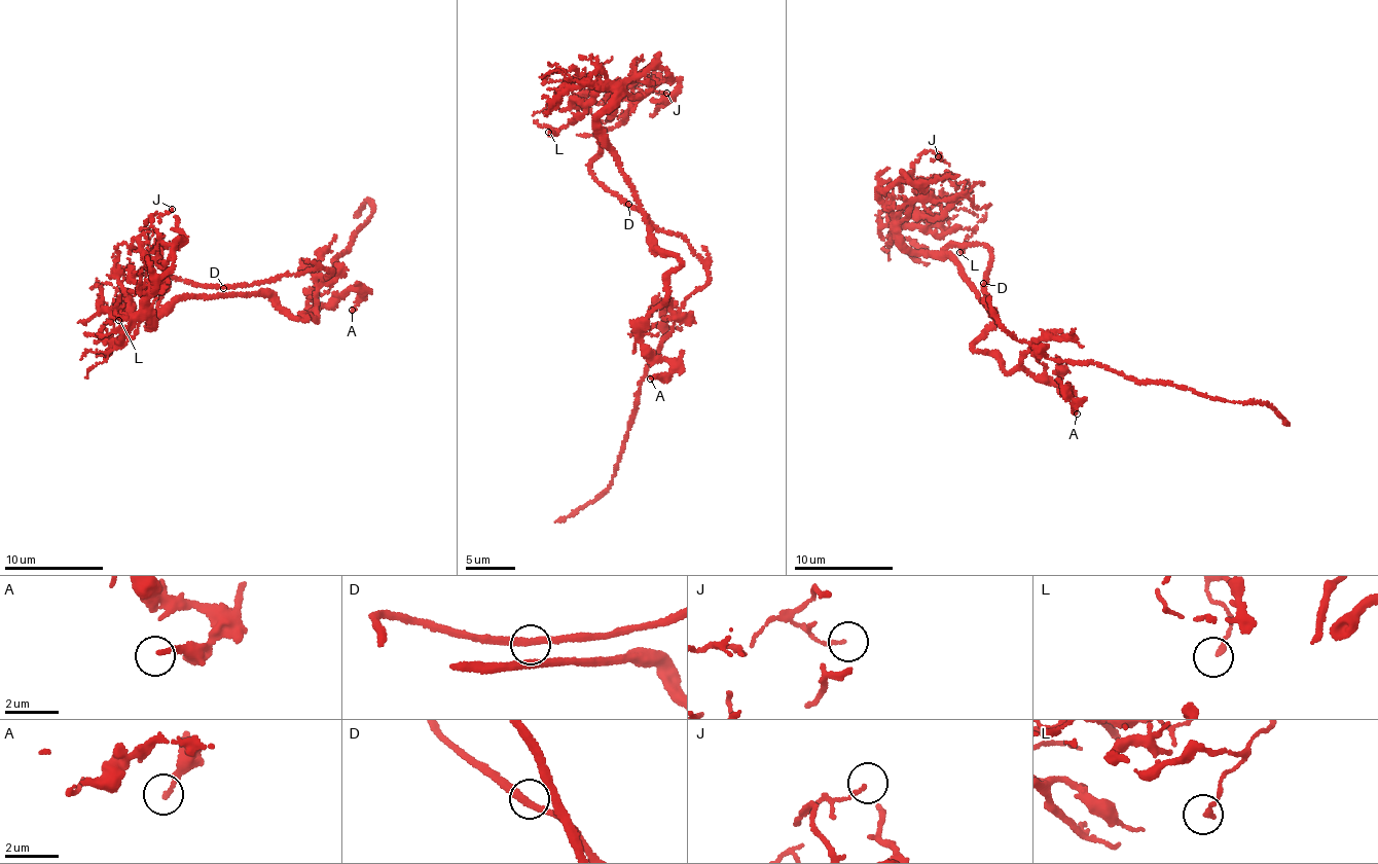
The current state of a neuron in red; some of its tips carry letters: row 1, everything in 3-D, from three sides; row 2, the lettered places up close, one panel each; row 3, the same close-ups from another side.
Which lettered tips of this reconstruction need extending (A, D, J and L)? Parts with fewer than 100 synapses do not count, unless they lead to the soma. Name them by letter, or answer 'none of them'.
none of them

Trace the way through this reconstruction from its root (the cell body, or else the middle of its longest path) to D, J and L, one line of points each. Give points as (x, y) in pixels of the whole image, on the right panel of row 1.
D: (976, 342), (974, 350), (996, 357), (1008, 372), (1037, 351), (999, 326), (983, 283)
J: (976, 342), (993, 322), (991, 315), (949, 257), (903, 245), (892, 206), (878, 196), (923, 153), (938, 156)
L: (976, 342), (993, 322), (956, 264), (904, 246), (896, 229), (974, 229), (959, 252)

